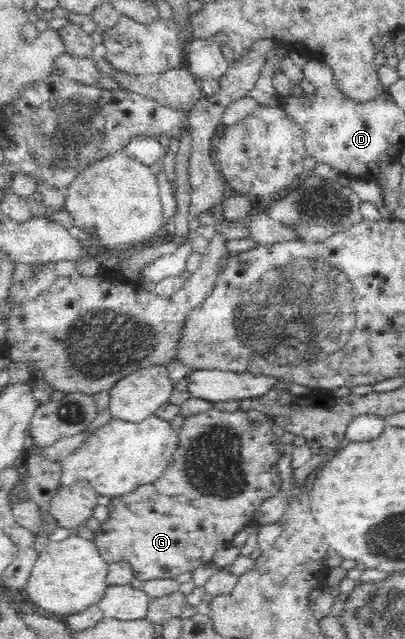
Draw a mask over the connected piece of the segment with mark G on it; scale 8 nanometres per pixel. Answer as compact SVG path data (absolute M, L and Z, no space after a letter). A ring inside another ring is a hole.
M213 408L206 413L197 413L197 415L186 417L184 425L178 430L179 442L177 450L172 454L162 477L154 483L137 487L132 493L110 499L108 506L110 518L101 524L101 530L96 532L96 540L94 541L101 558L107 563L115 561L129 562L133 568L133 576L143 582L161 577L175 579L179 573L185 573L187 569L191 568L191 570L193 570L201 564L212 563L212 557L218 550L229 547L234 539L233 537L235 537L239 531L243 531L245 526L257 521L261 504L265 503L269 497L275 497L281 490L282 481L279 476L277 463L280 457L284 455L283 447L285 447L285 443L283 443L283 437L277 437L277 435L273 433L273 425L274 423L271 417L267 416L263 411L255 409L225 411ZM191 547L201 549L202 555L197 555L197 557L187 555L187 549Z

